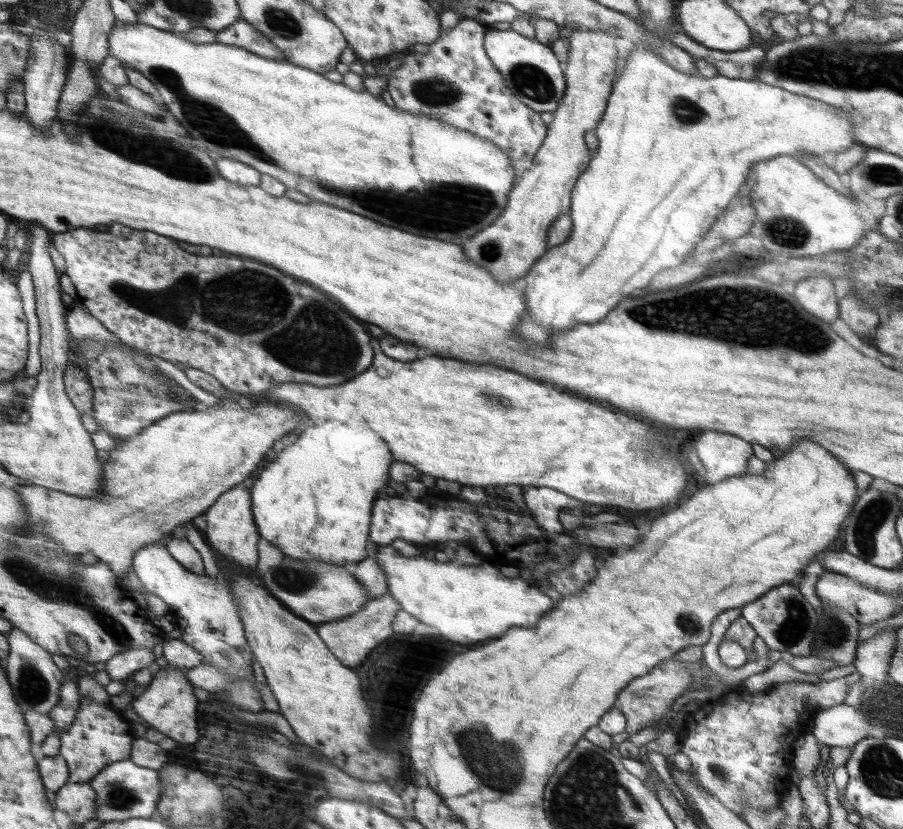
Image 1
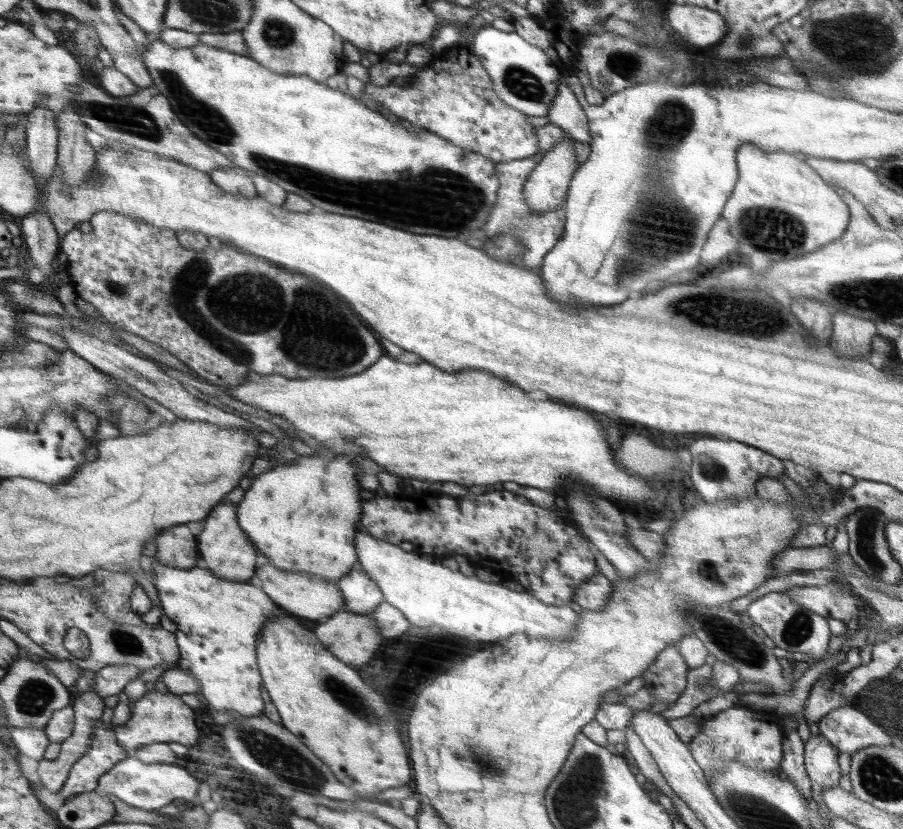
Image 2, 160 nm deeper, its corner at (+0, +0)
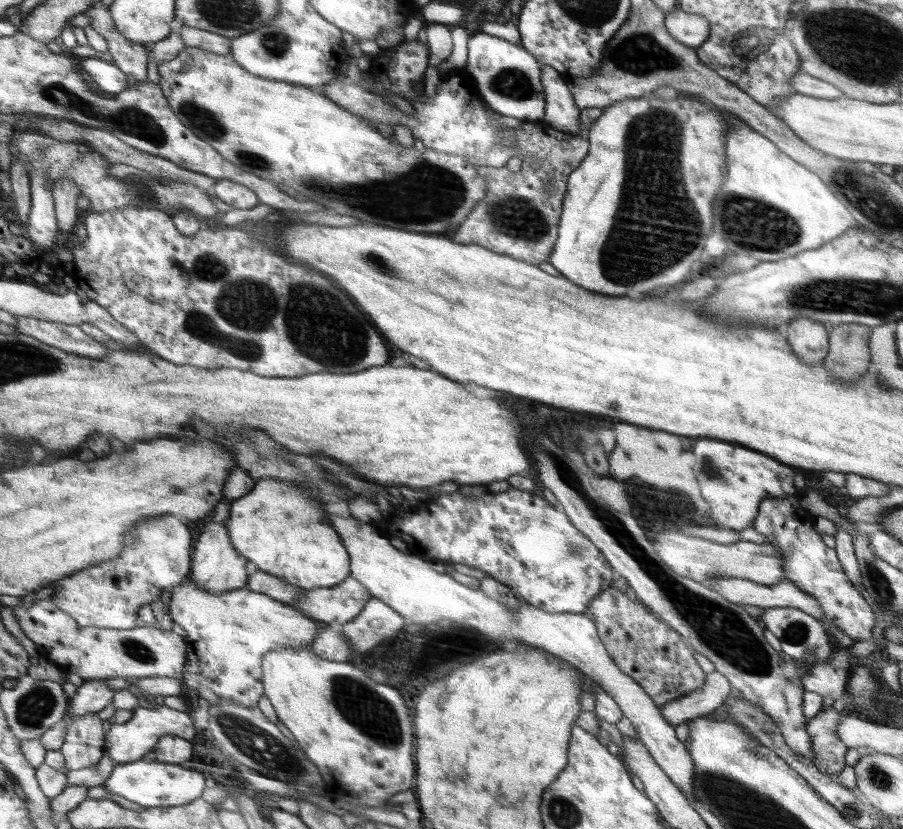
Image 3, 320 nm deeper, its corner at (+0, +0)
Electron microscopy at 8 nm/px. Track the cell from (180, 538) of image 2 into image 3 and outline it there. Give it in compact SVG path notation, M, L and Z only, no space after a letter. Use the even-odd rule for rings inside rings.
M164 515L146 520L137 526L137 537L122 551L118 560L90 566L54 583L53 601L69 612L83 627L100 626L131 630L137 628L136 619L142 607L161 600L163 592L175 588L191 578L194 538L190 528L182 522L182 515Z

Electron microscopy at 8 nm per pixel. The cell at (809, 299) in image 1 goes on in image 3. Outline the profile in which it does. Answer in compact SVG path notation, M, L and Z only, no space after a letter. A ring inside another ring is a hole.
M811 318L791 320L786 328L786 336L794 348L794 353L806 364L823 362L829 351L829 332L822 322Z

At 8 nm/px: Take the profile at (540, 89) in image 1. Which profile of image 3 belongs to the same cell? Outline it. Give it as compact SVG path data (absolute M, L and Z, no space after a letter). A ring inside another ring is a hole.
M481 30L469 37L465 69L474 78L478 93L489 108L504 116L521 121L534 121L544 116L544 95L542 63L538 62L524 47L485 34Z

